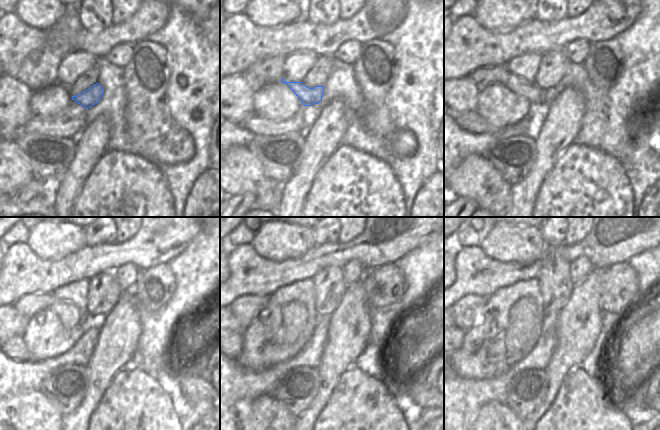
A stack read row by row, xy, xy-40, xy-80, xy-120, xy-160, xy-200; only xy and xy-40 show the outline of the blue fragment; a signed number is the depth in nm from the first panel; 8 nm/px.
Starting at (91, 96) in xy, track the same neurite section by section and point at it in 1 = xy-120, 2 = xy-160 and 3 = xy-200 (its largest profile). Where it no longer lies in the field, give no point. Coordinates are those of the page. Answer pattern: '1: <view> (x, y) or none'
1: xy-120 (28, 305)
2: xy-160 (245, 308)
3: xy-200 (466, 312)

